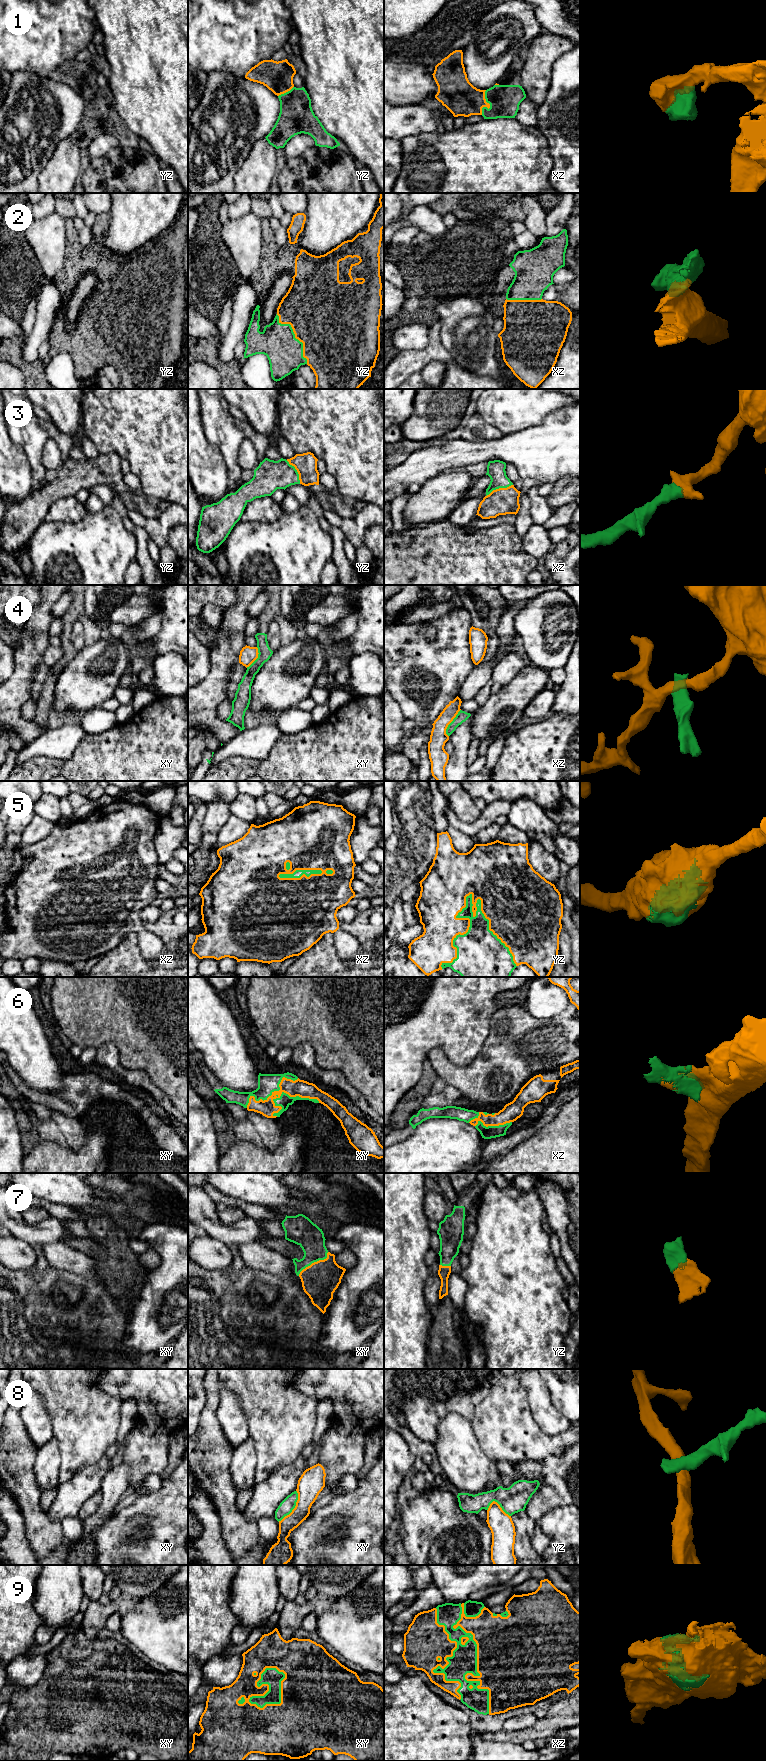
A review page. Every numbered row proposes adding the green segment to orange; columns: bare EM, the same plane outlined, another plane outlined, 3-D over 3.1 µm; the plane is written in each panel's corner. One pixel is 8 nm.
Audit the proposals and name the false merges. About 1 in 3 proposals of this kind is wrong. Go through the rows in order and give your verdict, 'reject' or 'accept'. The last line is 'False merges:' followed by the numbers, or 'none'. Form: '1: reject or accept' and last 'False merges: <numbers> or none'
1: accept
2: accept
3: accept
4: reject
5: accept
6: accept
7: accept
8: reject
9: accept
False merges: 4, 8

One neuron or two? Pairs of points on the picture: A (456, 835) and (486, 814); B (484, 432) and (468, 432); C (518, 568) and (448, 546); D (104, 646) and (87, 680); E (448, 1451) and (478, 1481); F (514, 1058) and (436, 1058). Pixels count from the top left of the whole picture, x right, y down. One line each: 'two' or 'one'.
A: two
B: one
C: one
D: one
E: one
F: one

